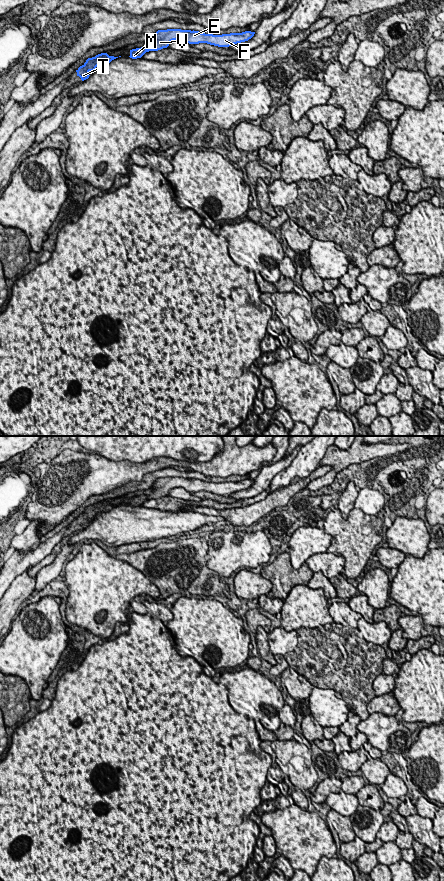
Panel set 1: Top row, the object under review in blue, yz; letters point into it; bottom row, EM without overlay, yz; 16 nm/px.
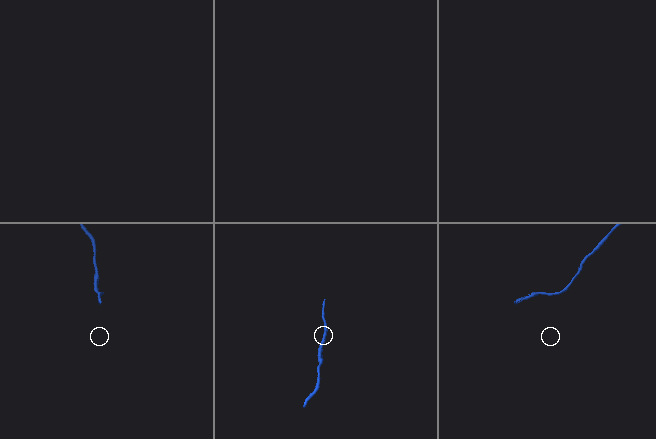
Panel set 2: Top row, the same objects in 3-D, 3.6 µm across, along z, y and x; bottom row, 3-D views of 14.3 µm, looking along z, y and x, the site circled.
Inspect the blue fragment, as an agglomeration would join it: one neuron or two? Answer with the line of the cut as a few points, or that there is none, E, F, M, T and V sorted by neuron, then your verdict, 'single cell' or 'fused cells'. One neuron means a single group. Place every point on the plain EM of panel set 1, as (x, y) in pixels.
cut none; groups E F M T V; single cell

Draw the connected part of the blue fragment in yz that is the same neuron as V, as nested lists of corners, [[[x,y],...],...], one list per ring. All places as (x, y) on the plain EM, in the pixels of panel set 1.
[[[167,477],[158,478],[151,486],[152,493],[149,496],[141,495],[130,498],[130,506],[141,506],[146,500],[158,499],[167,496],[173,488],[182,487],[189,492],[207,491],[218,495],[229,495],[231,493],[248,489],[255,480],[245,479],[242,481],[230,481],[222,483],[205,482],[199,479]]]

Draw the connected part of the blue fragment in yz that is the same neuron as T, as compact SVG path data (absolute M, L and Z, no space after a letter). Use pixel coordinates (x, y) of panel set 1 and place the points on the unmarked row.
M101 501L95 505L88 506L86 510L76 518L77 524L79 524L81 528L84 529L89 526L90 519L94 519L97 514L108 512L116 506L118 505L109 504L107 501Z

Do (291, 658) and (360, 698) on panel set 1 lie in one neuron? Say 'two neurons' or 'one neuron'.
one neuron

